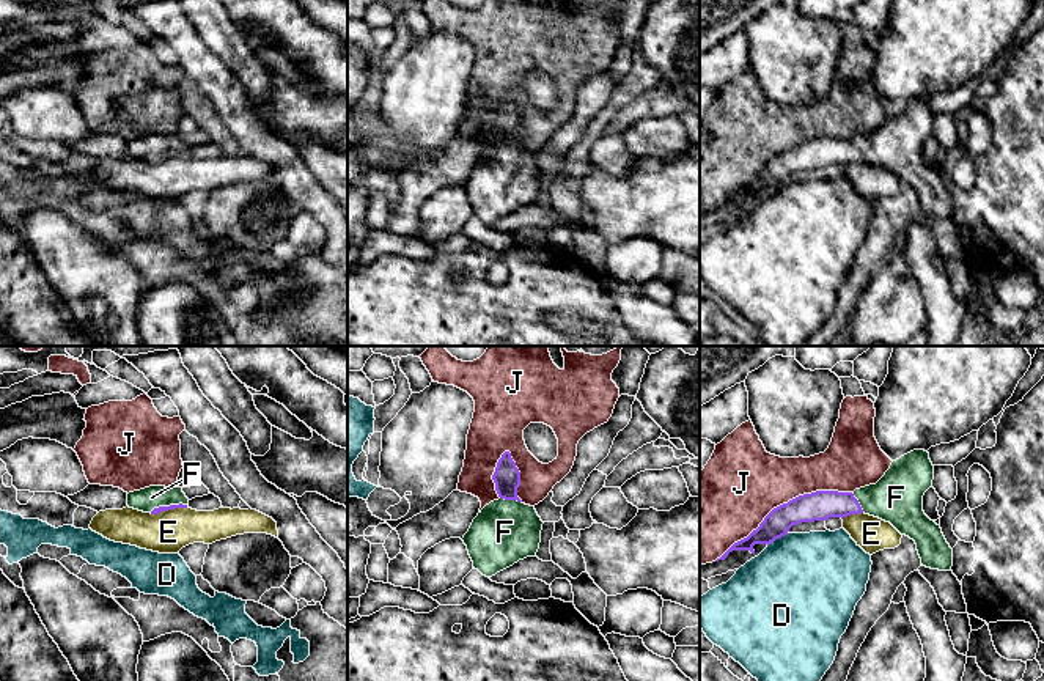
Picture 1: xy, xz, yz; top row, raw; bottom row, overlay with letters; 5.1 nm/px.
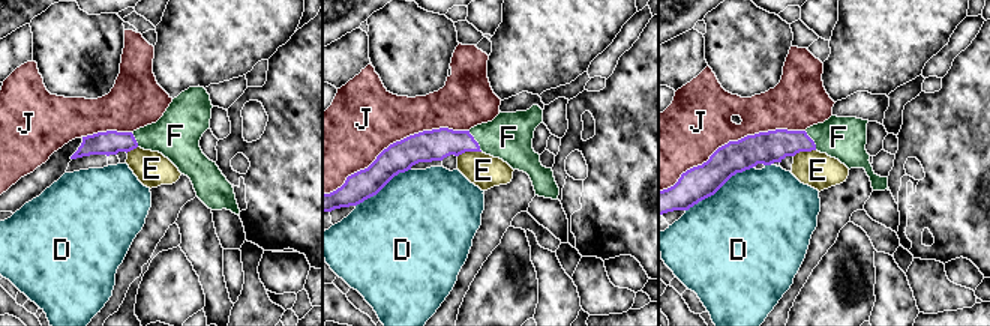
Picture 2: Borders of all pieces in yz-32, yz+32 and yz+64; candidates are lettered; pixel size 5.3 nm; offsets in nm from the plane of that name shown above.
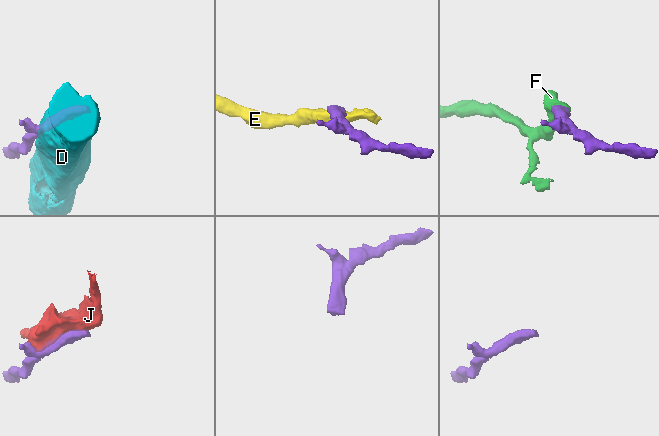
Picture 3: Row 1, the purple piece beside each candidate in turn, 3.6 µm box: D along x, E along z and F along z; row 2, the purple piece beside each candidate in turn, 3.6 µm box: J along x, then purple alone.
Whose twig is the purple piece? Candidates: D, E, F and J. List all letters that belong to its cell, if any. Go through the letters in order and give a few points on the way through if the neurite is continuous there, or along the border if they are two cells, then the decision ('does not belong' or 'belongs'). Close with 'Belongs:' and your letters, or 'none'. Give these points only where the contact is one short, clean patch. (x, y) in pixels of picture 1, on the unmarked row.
D: does not belong
E: border xy (187, 154), (150, 161); does not belong
F: way xy (172, 154), (170, 153), (164, 147), (151, 145); belongs
J: does not belong
Belongs: F

